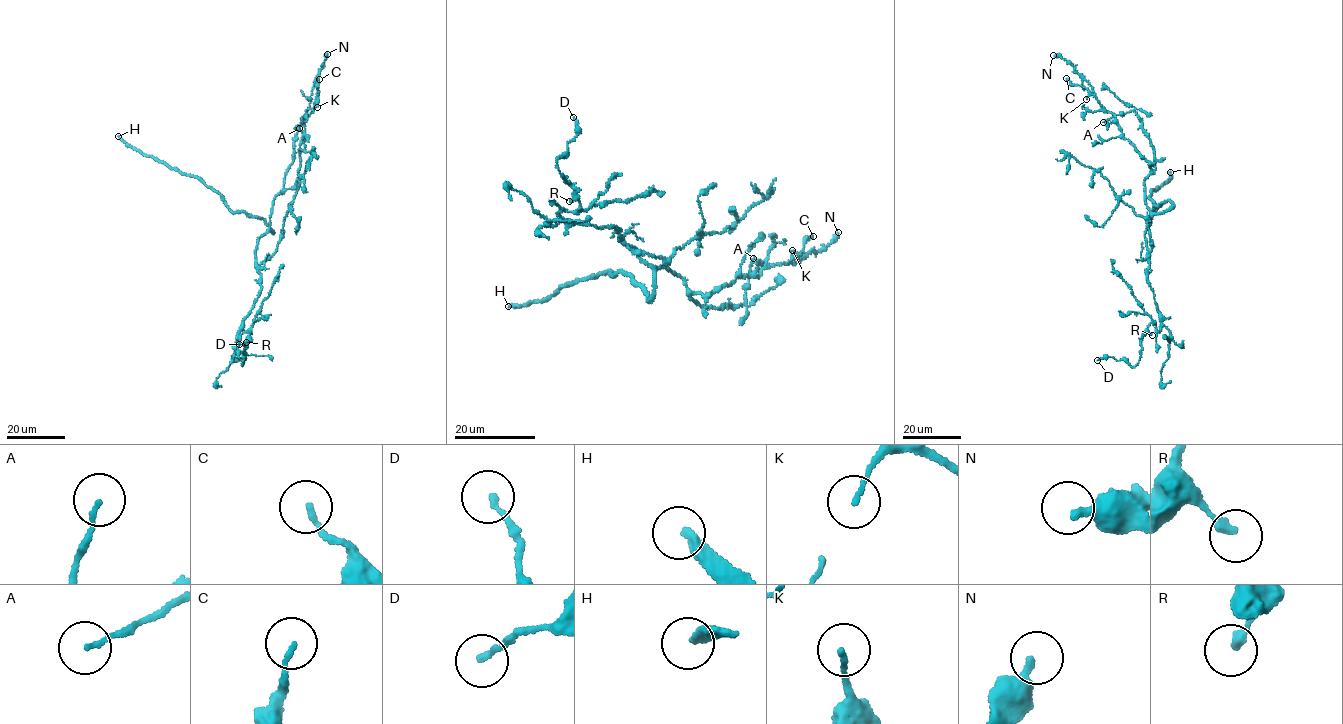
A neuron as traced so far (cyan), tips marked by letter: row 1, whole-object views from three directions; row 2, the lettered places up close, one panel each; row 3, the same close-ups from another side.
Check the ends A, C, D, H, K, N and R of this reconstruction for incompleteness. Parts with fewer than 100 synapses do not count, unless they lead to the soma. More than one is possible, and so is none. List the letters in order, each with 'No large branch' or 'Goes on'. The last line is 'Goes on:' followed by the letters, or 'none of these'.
A: No large branch
C: No large branch
D: No large branch
H: Goes on
K: No large branch
N: No large branch
R: No large branch
Goes on: H

